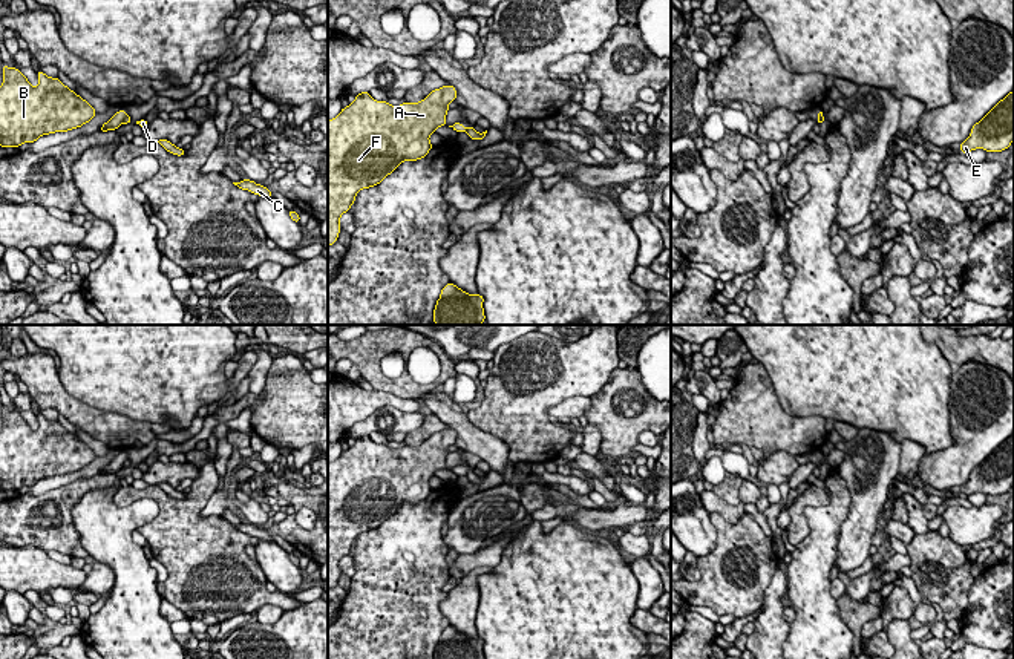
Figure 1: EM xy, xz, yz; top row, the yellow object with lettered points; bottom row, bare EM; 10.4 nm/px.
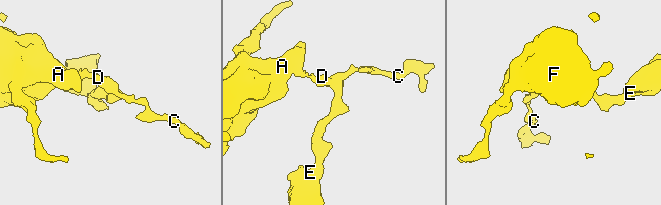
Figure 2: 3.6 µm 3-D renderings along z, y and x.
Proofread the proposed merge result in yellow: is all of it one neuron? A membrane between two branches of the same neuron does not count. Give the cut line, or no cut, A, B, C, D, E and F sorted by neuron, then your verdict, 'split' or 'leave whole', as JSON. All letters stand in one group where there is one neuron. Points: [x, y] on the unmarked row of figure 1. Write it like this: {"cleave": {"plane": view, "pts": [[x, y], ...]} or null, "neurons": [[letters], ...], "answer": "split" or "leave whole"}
{"cleave": {"plane": "xy", "pts": [[126, 460], [123, 465]]}, "neurons": [["A", "B", "F"], ["C", "D", "E"]], "answer": "split"}

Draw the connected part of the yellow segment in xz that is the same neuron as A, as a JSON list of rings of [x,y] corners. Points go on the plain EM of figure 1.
[[[450,428],[420,446],[400,449],[361,435],[328,464],[328,589],[337,585],[340,559],[351,553],[360,533],[380,527],[401,506],[429,497],[429,480],[449,469],[447,449],[455,441]]]

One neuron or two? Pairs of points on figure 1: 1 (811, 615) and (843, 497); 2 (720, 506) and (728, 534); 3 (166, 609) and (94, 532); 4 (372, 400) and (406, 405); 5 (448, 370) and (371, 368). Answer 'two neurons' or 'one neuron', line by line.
1: one neuron
2: two neurons
3: two neurons
4: one neuron
5: one neuron

